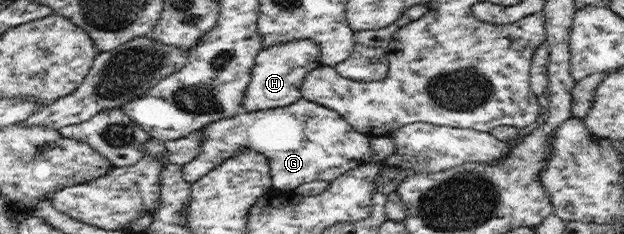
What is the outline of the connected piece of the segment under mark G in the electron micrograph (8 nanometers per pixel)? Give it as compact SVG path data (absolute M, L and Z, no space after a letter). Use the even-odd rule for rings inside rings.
M301 96L294 104L285 107L264 109L256 112L241 110L232 118L217 120L200 131L203 132L202 150L194 159L186 161L182 167L182 174L187 183L196 182L201 176L208 174L215 166L223 163L236 151L251 148L265 154L270 161L271 186L274 190L294 191L301 184L313 180L332 182L342 173L357 166L366 164L373 156L371 137L356 130L339 112L316 104Z

